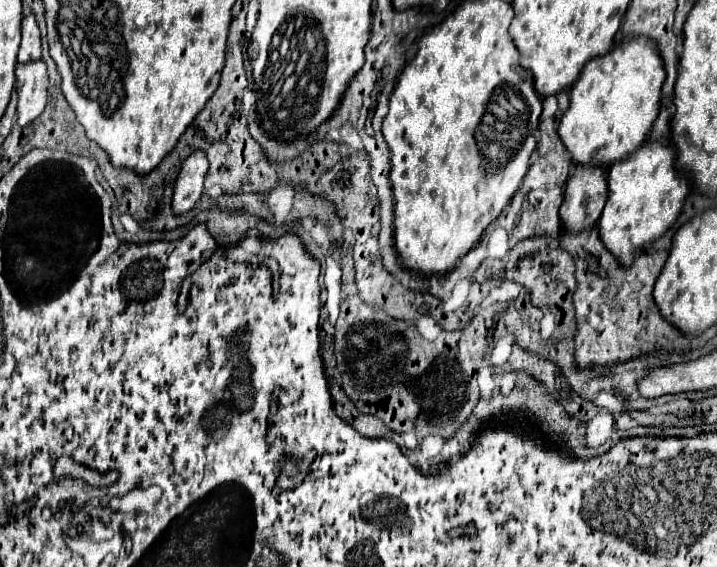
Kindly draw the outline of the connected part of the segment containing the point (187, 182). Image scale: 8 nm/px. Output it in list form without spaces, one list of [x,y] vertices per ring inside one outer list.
[[[194,151],[182,163],[180,175],[174,185],[174,197],[172,197],[174,215],[184,215],[196,205],[204,189],[206,171],[208,171],[208,159],[204,151]]]

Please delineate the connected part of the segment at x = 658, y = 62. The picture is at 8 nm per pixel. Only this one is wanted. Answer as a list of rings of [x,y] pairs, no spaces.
[[[636,37],[608,55],[586,63],[570,91],[570,107],[560,119],[558,135],[578,165],[608,167],[628,157],[648,139],[660,109],[660,91],[664,83],[662,59],[650,39]]]

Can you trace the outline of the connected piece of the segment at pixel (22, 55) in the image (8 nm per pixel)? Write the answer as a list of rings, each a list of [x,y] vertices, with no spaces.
[[[30,13],[24,21],[22,21],[22,45],[18,51],[18,63],[28,63],[28,61],[38,61],[42,55],[42,47],[40,47],[40,31],[36,25],[34,15]]]

